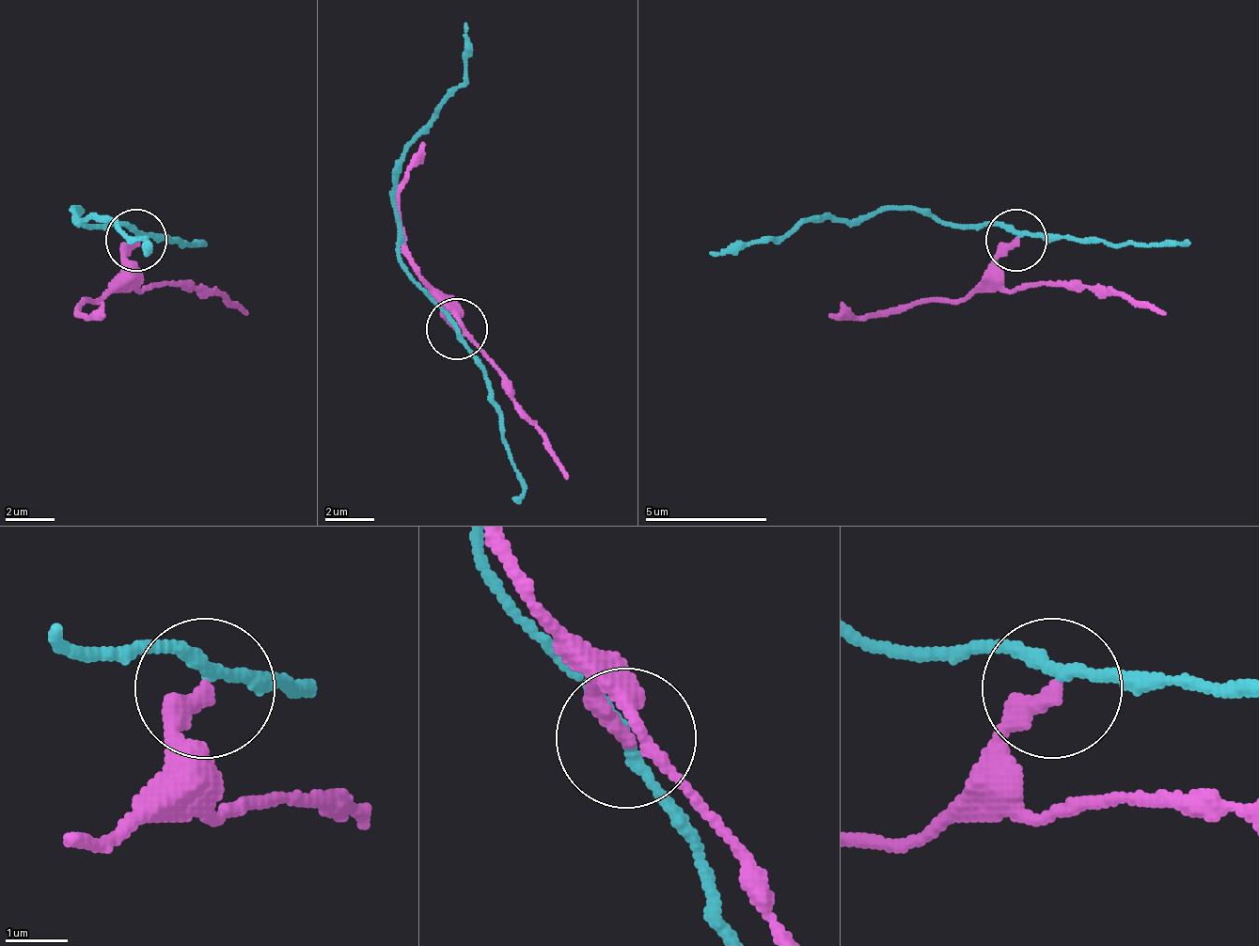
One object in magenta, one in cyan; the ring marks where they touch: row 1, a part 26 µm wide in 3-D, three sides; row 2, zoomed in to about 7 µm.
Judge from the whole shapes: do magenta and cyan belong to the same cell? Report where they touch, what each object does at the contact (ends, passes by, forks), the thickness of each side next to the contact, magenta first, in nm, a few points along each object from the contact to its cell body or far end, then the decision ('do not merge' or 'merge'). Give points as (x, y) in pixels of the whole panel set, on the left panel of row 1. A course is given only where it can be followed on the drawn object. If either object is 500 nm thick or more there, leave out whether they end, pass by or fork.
place (136, 240); magenta ends; cyan passes by; calibres 320 and 180 nm; course magenta (137, 242), (132, 260), (144, 291), (205, 284), (248, 315); course cyan (137, 235), (76, 217), (76, 211), (83, 217), (144, 242), (144, 254); do not merge

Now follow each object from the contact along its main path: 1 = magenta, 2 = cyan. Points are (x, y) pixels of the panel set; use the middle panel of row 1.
1: (458, 330), (451, 312), (464, 324), (568, 478)
2: (458, 330), (397, 250), (397, 183), (402, 147), (464, 79), (464, 23)

